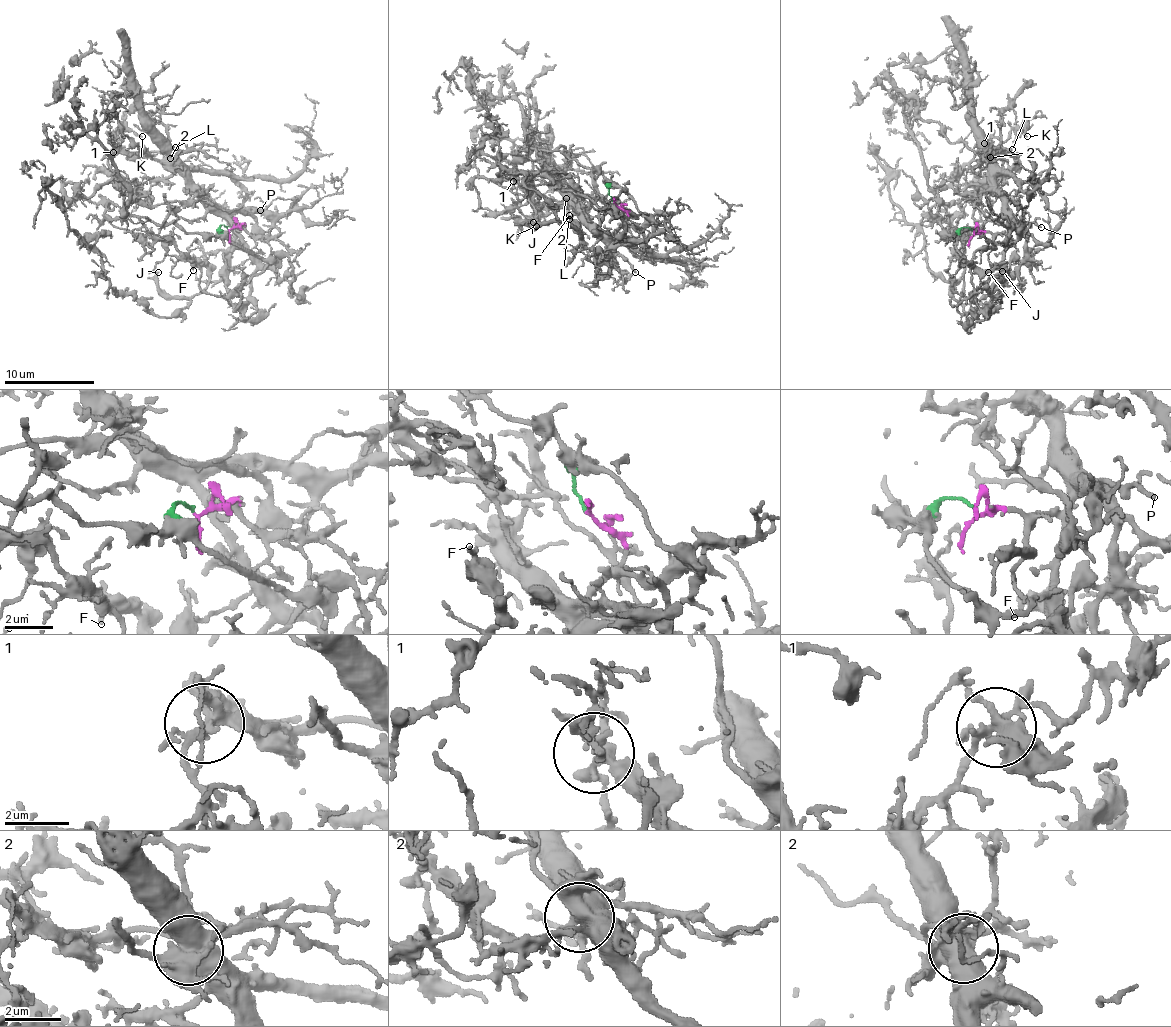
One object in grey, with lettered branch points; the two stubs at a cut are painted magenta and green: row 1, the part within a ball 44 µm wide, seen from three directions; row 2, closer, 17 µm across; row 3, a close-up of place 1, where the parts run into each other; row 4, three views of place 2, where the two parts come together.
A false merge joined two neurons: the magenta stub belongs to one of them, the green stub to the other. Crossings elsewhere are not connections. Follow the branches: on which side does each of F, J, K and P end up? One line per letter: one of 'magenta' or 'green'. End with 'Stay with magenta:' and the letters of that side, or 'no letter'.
F: green
J: green
K: green
P: magenta
Stay with magenta: P

